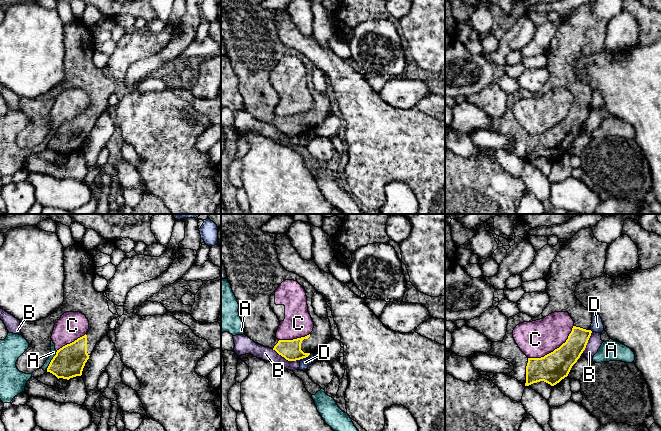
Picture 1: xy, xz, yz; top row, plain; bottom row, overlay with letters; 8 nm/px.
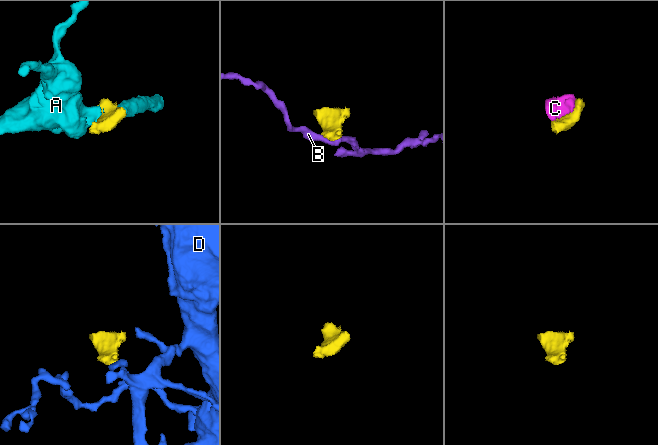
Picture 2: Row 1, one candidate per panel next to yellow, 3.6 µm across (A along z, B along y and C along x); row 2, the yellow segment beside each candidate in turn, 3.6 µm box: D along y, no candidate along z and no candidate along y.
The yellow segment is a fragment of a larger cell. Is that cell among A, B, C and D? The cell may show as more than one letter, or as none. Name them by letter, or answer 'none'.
none

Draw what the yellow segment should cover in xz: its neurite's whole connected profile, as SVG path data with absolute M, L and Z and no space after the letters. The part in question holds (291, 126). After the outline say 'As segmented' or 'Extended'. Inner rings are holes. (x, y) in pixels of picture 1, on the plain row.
M221 0L221 38L225 41L228 58L239 80L238 88L242 96L245 111L255 119L275 126L288 137L300 136L308 133L311 129L329 119L331 113L331 100L328 93L318 93L314 88L312 73L316 67L315 64L306 55L287 47L280 40L275 22L275 12L277 10L262 7L260 5L262 1L264 0ZM285 56L297 57L305 65L308 88L314 98L313 107L309 111L293 116L278 116L276 114L276 108L280 101L280 97L270 82L271 70Z. Extended

